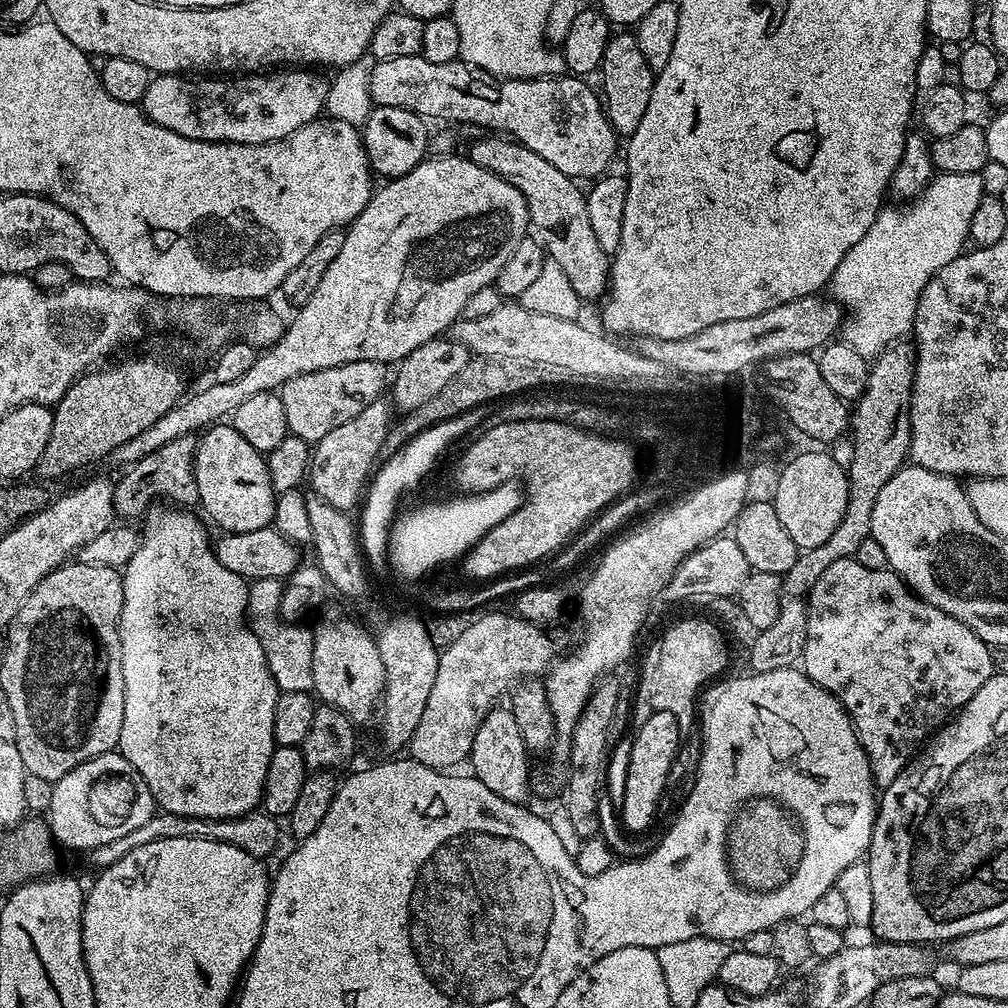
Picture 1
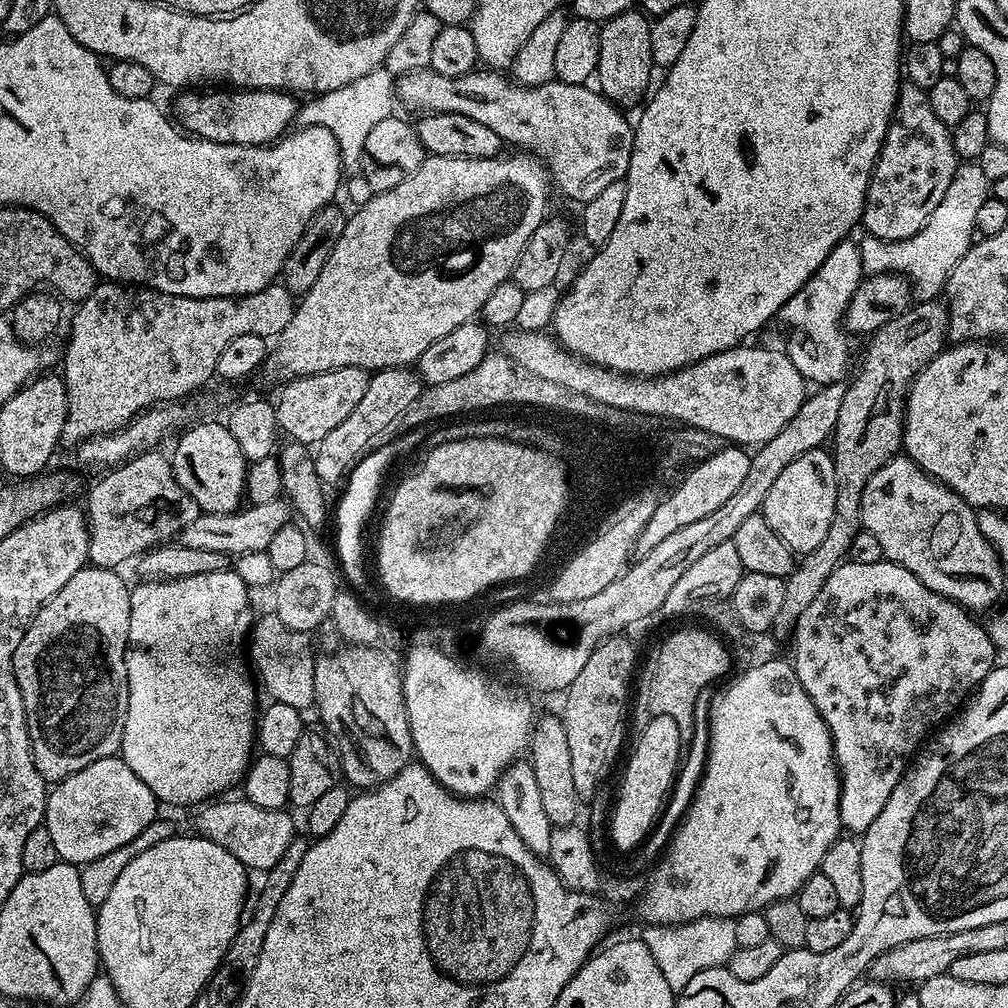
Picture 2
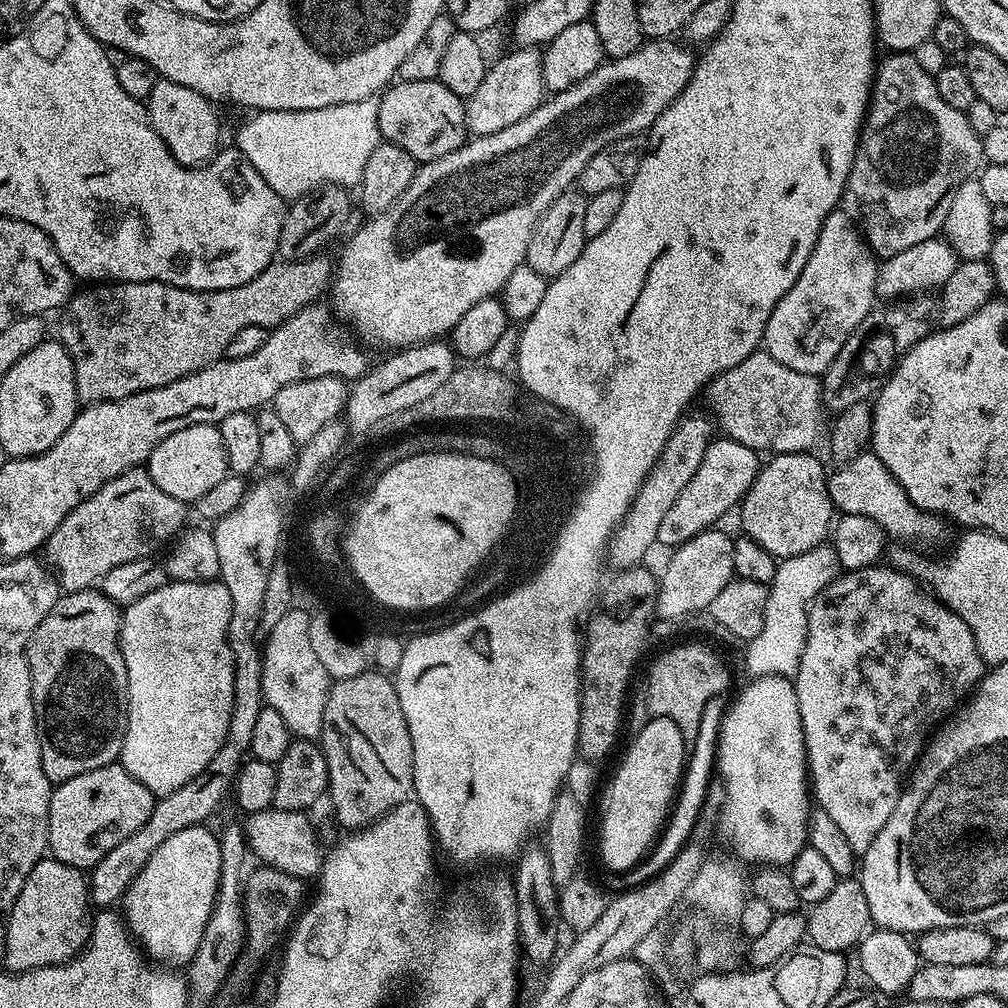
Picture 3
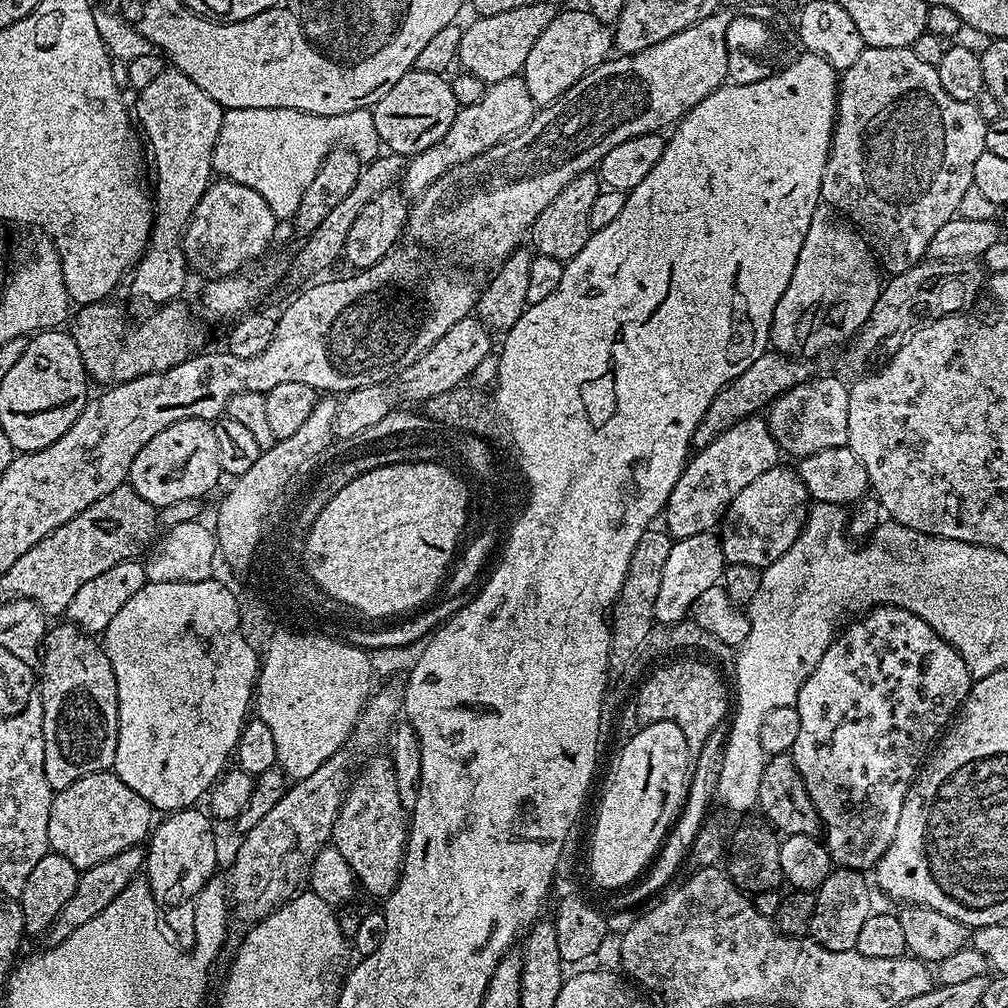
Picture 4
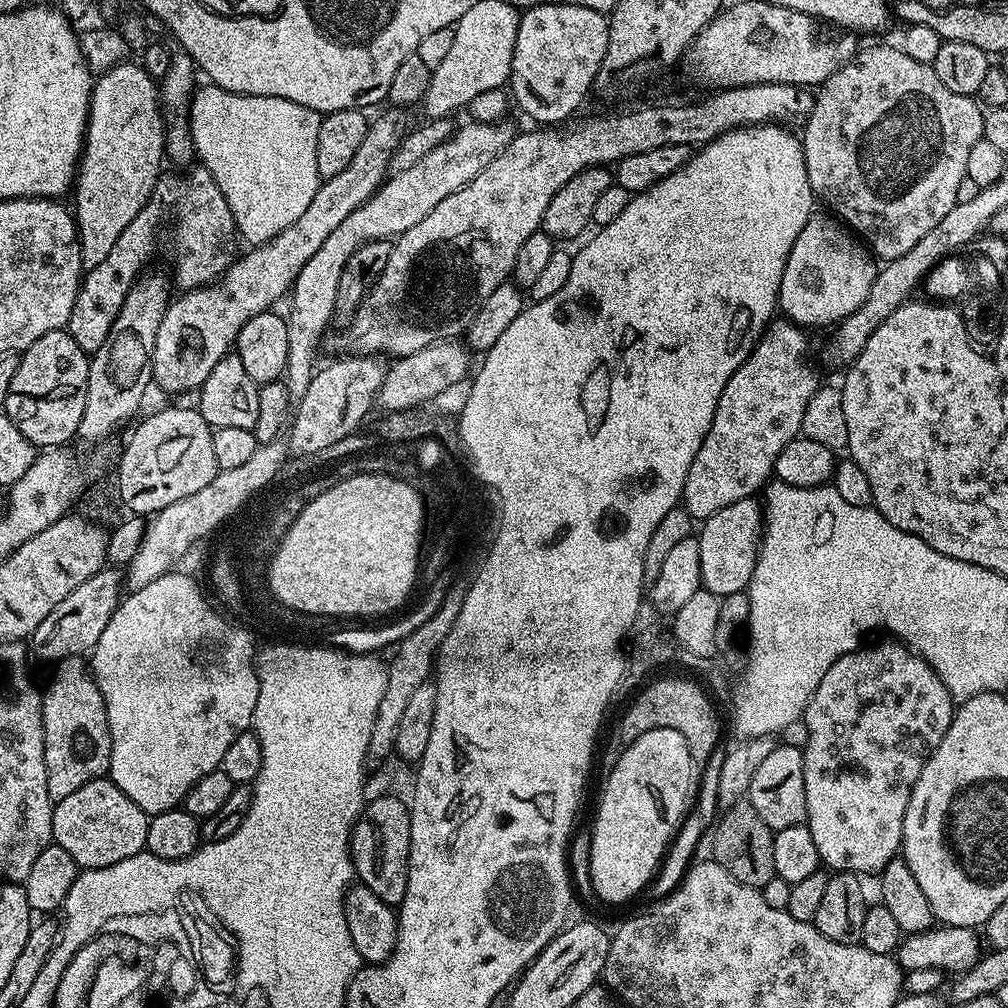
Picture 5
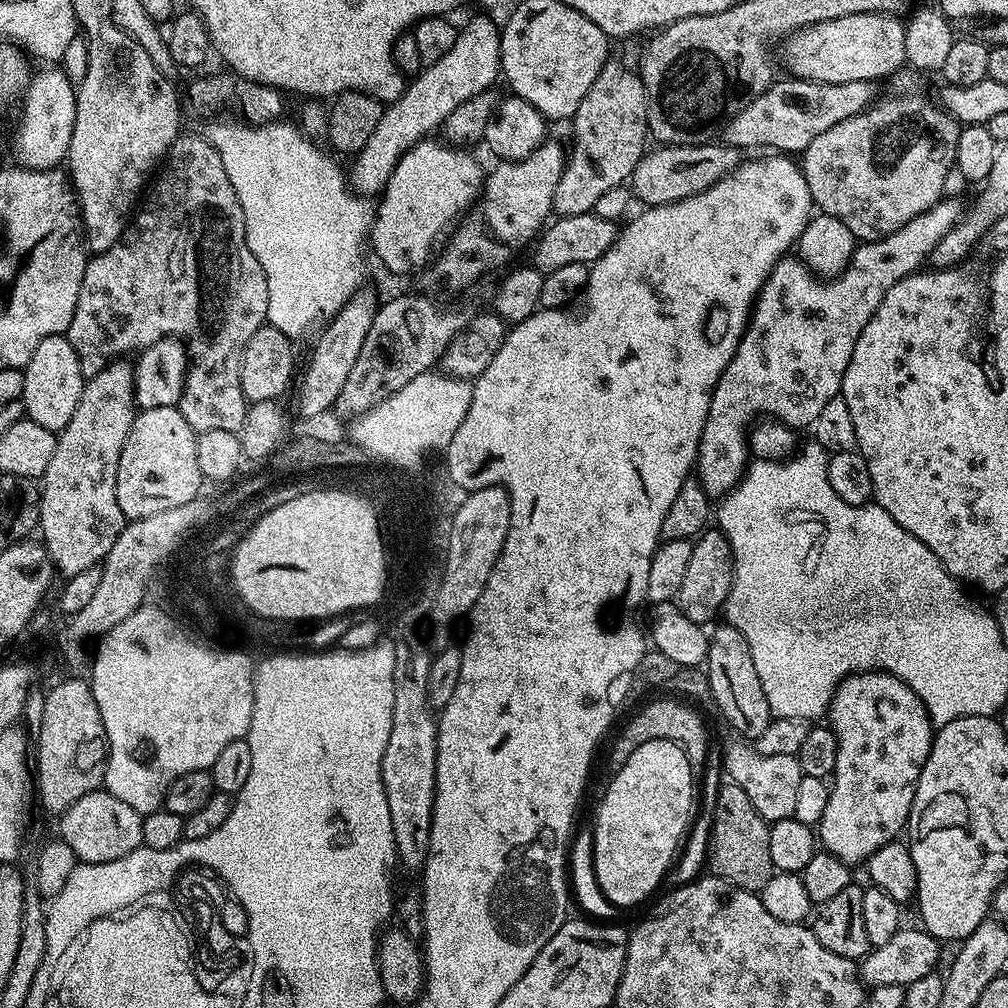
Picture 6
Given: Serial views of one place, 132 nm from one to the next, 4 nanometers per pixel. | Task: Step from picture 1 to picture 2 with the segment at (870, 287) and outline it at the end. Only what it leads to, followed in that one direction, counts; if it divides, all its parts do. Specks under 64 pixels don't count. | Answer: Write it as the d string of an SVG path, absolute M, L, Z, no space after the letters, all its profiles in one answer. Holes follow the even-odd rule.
M964 162L956 169L956 176L946 190L946 198L938 202L938 210L930 214L928 225L918 234L905 240L883 240L865 235L859 241L860 257L865 273L899 274L914 285L917 297L937 299L945 291L948 276L956 263L963 258L974 243L976 219L982 202L990 195L990 183L977 162ZM916 283L916 284L915 284ZM940 292L940 293L939 293Z

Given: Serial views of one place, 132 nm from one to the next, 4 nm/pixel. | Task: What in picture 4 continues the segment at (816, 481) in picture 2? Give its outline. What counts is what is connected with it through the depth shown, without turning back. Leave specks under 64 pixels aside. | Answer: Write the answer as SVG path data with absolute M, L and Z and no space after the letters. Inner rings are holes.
M777 466L758 474L726 510L718 528L722 554L728 564L769 568L800 537L804 522L808 519L810 497L795 467Z

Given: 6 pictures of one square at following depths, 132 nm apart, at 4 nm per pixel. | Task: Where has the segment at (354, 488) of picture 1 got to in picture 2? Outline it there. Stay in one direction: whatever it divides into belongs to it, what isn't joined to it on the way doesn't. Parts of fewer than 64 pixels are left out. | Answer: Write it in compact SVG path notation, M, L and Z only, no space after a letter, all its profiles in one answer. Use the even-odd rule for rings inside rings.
M411 367L381 368L373 371L368 378L366 394L362 394L358 406L354 406L354 410L350 410L350 415L339 426L334 426L334 430L330 430L330 434L326 434L326 438L322 438L315 449L316 473L321 484L343 485L352 468L372 448L375 435L380 433L400 411L406 410L406 406L410 406L414 398L418 398L421 387L422 381Z

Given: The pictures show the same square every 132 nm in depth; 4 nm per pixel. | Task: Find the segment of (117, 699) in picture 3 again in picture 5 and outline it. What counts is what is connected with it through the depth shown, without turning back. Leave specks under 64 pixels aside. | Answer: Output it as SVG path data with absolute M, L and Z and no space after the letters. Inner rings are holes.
M73 658L60 661L53 672L56 673L53 674L48 689L45 687L42 692L42 726L46 790L55 802L66 798L66 794L74 794L78 786L86 786L86 782L101 779L108 772L112 739L104 699L91 667L83 659Z

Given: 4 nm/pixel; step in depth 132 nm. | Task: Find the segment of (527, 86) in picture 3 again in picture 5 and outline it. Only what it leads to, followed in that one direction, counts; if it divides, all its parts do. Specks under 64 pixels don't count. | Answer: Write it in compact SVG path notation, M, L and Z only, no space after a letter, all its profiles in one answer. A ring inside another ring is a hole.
M465 122L460 128L453 131L452 136L442 146L436 146L426 154L426 158L414 166L401 172L392 172L373 196L354 214L350 214L338 225L330 238L318 246L318 251L298 274L296 283L293 284L290 299L287 301L286 311L286 338L289 339L289 351L286 354L283 383L288 385L288 392L293 401L299 401L306 388L310 386L312 376L318 371L316 364L316 350L318 342L324 336L328 323L336 316L336 299L338 298L338 282L342 282L342 274L346 270L348 260L364 244L371 240L391 241L401 236L410 226L422 222L442 198L450 198L466 182L470 182L479 172L486 170L502 150L512 141L514 128L499 122L480 124Z

